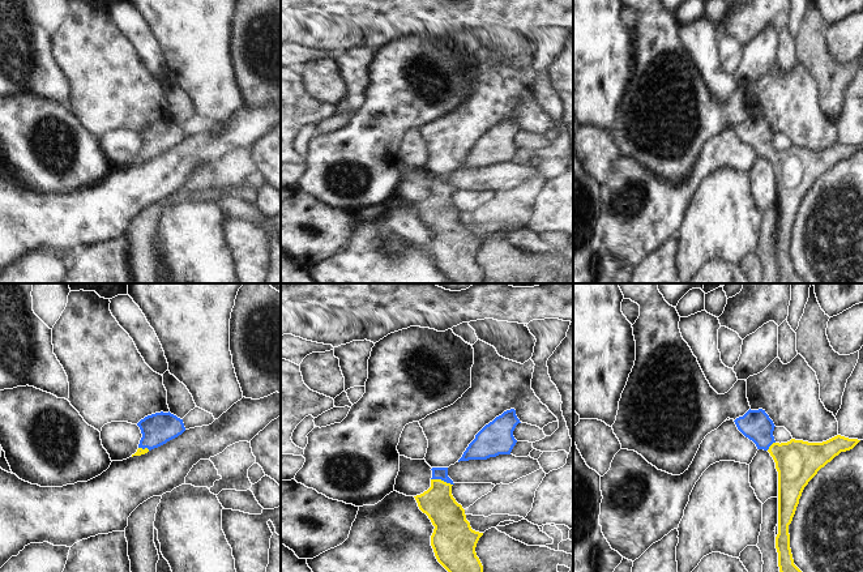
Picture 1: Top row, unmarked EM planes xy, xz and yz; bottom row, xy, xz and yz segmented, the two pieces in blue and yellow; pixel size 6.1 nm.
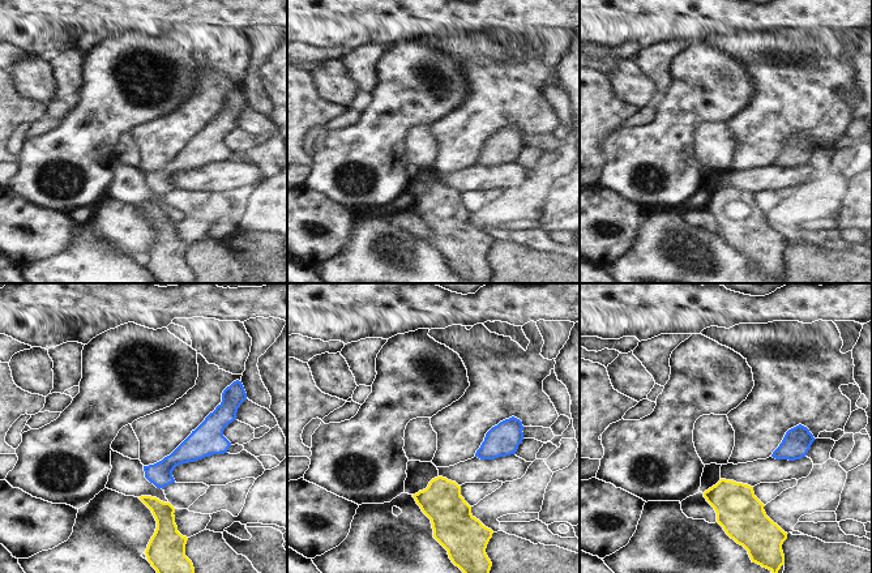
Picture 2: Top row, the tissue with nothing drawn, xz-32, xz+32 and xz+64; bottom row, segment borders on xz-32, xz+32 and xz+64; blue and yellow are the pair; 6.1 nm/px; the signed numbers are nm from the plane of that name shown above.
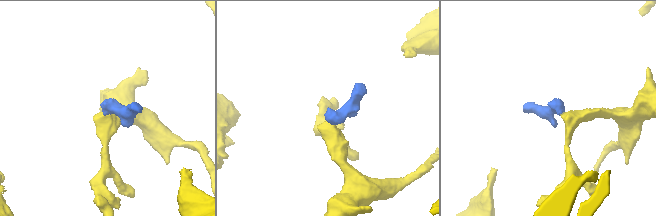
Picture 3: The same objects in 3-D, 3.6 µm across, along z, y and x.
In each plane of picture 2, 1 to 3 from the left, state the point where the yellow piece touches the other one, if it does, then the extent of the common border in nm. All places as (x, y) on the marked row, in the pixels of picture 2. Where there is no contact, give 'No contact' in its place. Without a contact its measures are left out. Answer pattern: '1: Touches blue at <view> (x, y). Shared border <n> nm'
1: No contact
2: No contact
3: No contact.

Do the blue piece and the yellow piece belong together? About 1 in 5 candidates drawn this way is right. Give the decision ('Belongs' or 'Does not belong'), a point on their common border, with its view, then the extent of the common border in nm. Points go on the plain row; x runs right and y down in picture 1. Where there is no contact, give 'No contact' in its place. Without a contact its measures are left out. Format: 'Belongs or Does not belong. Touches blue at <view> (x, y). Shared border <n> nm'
Belongs. Touches blue at xz (441, 187). Shared border 140 nm.

